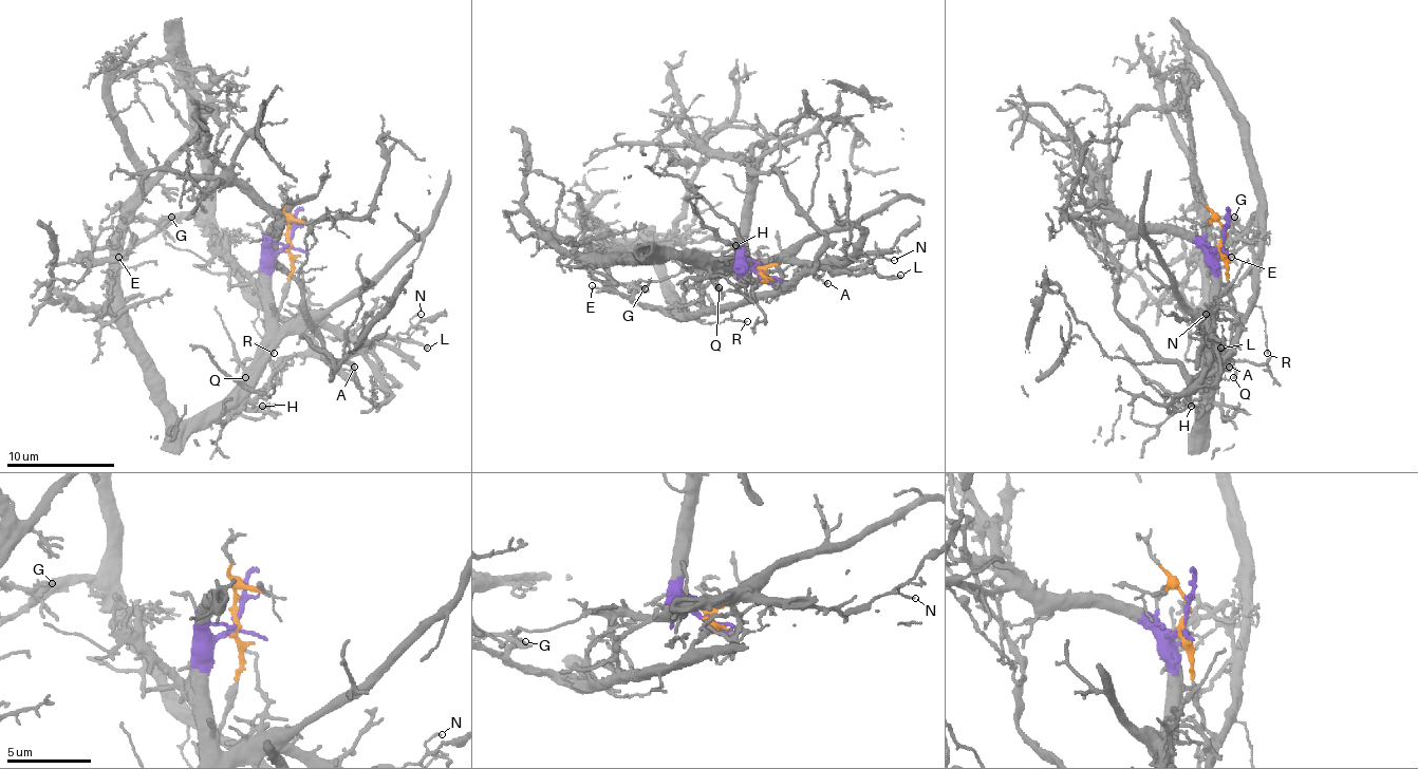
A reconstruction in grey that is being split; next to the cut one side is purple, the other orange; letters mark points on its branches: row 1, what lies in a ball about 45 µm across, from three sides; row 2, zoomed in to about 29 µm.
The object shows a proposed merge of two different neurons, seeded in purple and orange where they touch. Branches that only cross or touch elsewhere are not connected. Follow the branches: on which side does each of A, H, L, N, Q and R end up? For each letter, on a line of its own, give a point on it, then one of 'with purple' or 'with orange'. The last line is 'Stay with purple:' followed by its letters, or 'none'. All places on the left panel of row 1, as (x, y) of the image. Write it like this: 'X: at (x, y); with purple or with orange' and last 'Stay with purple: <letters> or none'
A: at (354, 367); with orange
H: at (262, 406); with purple
L: at (427, 348); with orange
N: at (421, 314); with orange
Q: at (245, 377); with purple
R: at (274, 353); with orange
Stay with purple: H, Q

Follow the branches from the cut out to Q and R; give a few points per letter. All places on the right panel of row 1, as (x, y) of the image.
Q: (1220, 241), (1214, 257), (1214, 354), (1233, 370), (1233, 378)
R: (1220, 241), (1228, 295), (1242, 314), (1255, 305), (1266, 321), (1266, 354)

